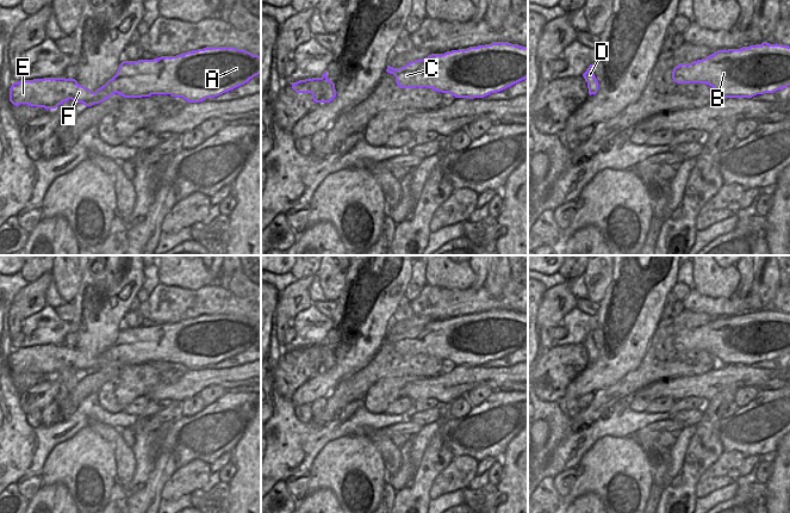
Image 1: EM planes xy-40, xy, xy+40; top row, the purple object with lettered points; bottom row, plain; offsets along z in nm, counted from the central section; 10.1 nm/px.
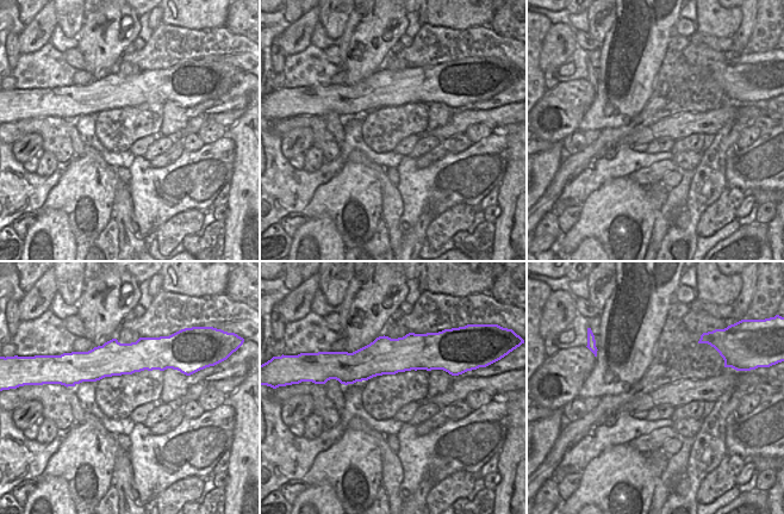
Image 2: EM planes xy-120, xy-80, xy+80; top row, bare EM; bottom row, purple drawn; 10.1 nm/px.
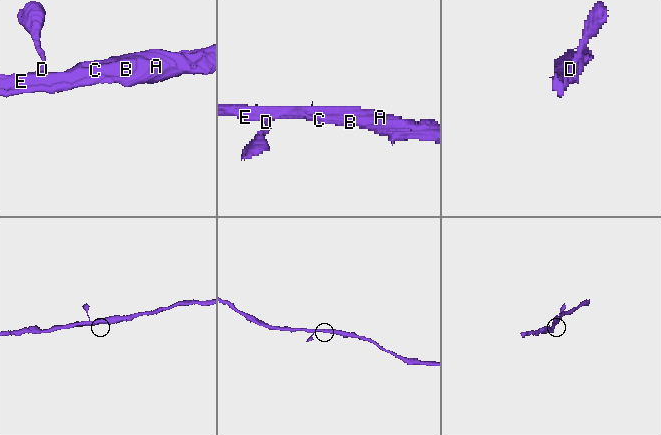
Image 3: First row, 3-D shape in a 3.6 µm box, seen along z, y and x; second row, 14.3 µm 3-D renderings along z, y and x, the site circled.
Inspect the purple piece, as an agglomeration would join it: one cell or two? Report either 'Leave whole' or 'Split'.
Split

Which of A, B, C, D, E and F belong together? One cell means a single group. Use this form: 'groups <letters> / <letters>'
groups A B C E F / D

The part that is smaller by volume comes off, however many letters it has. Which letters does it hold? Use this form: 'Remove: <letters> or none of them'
Remove: D

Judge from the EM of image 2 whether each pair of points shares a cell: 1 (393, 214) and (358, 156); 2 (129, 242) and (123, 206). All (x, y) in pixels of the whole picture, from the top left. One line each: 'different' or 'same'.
1: same
2: same

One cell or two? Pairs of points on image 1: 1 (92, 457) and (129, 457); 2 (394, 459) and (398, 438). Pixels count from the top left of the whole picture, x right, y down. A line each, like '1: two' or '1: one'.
1: two
2: two

